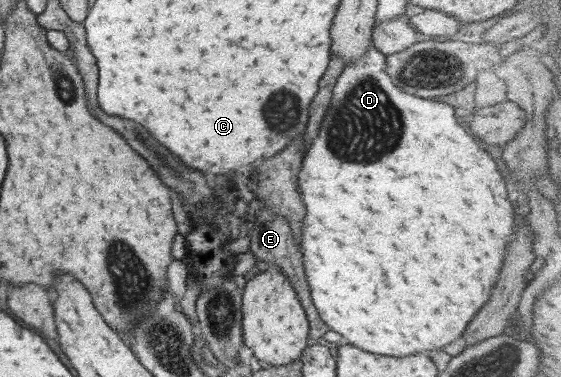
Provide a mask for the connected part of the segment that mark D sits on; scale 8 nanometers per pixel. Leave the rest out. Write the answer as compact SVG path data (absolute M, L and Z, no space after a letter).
M370 41L370 45L369 45L369 46L368 46L368 47L367 47L367 48L366 48L366 51L367 51L367 52L366 52L366 53L365 53L365 54L364 54L364 55L363 55L363 56L360 56L360 57L359 57L359 58L358 58L358 59L357 59L357 60L356 60L356 61L355 61L355 62L348 62L348 63L347 63L347 64L346 64L346 65L345 65L345 66L343 66L343 68L342 68L342 73L340 73L340 77L338 77L338 78L336 78L336 83L334 83L334 89L332 89L332 101L331 101L331 103L330 103L330 105L329 105L329 107L330 107L330 109L326 109L326 115L325 115L325 117L324 117L324 118L322 118L322 121L321 121L321 124L320 124L320 127L319 127L319 128L318 128L318 135L316 135L316 137L314 137L314 143L310 143L310 147L308 147L308 151L306 151L306 153L304 153L304 157L302 157L302 165L300 165L300 171L298 171L298 175L296 175L296 185L298 185L298 189L300 189L300 201L302 201L302 203L304 203L304 221L302 221L302 241L299 241L299 243L300 243L300 245L299 245L299 249L302 249L302 253L300 253L300 254L301 254L301 255L302 255L302 261L301 261L301 262L302 262L302 267L304 267L304 269L303 269L303 272L304 272L304 275L305 275L305 280L306 280L306 283L307 283L307 284L308 284L308 289L309 289L309 294L310 294L310 297L311 297L311 302L312 302L312 303L313 303L313 306L314 306L314 307L315 307L315 308L316 308L316 311L317 311L317 312L318 312L318 315L319 315L319 316L320 316L320 319L321 319L321 320L322 320L322 321L323 321L323 322L324 322L324 323L325 323L325 324L326 324L326 325L327 325L327 327L328 327L328 329L332 329L332 331L336 331L336 333L340 333L340 335L342 335L342 337L344 337L344 340L345 340L345 341L347 341L347 343L348 343L348 344L350 344L350 345L353 345L353 346L352 346L352 347L355 347L355 348L358 348L358 349L362 349L362 351L366 351L366 353L374 353L374 354L376 354L376 355L382 355L382 356L388 356L388 357L396 357L396 358L400 358L400 357L410 357L410 356L413 356L413 355L418 355L418 354L425 354L425 355L428 355L428 353L429 353L429 352L430 352L430 351L432 351L432 349L440 349L440 347L442 347L442 345L448 345L448 343L452 343L452 341L454 341L454 339L456 339L456 337L458 337L458 335L460 335L460 333L462 333L462 329L464 329L464 327L466 327L466 323L468 323L468 321L470 321L470 317L472 317L472 315L474 315L474 313L476 313L476 311L478 311L478 309L480 309L480 307L482 307L482 303L484 303L484 301L486 301L486 299L488 299L488 295L490 295L490 289L492 289L492 285L494 285L494 281L496 281L496 277L498 277L498 269L500 269L500 265L502 265L502 257L504 257L504 247L506 247L506 243L508 243L508 241L510 241L510 237L512 237L512 233L510 233L510 231L512 231L512 225L514 225L514 223L516 223L516 221L514 221L514 207L515 207L515 205L510 205L510 201L508 201L508 197L510 197L510 199L512 199L512 203L515 203L515 201L514 201L514 199L513 199L513 198L512 198L512 195L511 195L511 191L510 191L510 190L509 190L509 185L508 185L508 184L507 184L507 182L506 182L506 181L505 181L505 180L503 180L503 179L502 179L502 176L500 176L500 173L499 173L499 172L498 172L498 171L497 171L497 170L496 170L496 164L494 164L494 161L493 161L493 160L492 160L492 158L490 158L490 155L488 155L488 154L487 154L487 153L486 153L486 152L484 152L484 149L482 149L482 150L481 150L481 149L480 149L480 147L478 147L478 143L476 143L476 141L474 141L474 139L472 139L472 137L471 137L471 136L472 136L472 135L470 135L470 134L469 134L469 133L468 133L468 131L467 131L467 130L465 130L465 131L464 131L464 129L463 129L463 128L462 128L462 126L461 126L461 124L460 124L460 123L459 123L459 121L458 121L458 118L455 118L455 116L454 116L454 113L453 113L453 110L454 110L454 108L453 108L453 107L452 107L452 106L450 106L450 105L446 105L446 103L437 103L437 102L436 102L436 101L432 101L432 102L431 102L431 101L429 101L429 100L428 100L428 99L421 99L421 97L416 97L416 96L414 96L414 95L408 95L408 93L402 93L402 91L400 91L400 89L398 89L398 87L397 87L397 86L396 86L396 85L394 85L394 83L393 83L393 81L390 81L390 77L388 77L388 75L386 75L386 73L384 73L384 71L385 71L385 67L386 67L386 64L385 64L385 55L384 55L384 54L383 54L383 53L380 53L380 52L379 52L379 51L378 51L378 50L377 50L377 49L376 49L376 48L375 48L375 47L374 47L374 46L373 46L373 45L372 45L372 43L371 43L371 41Z

